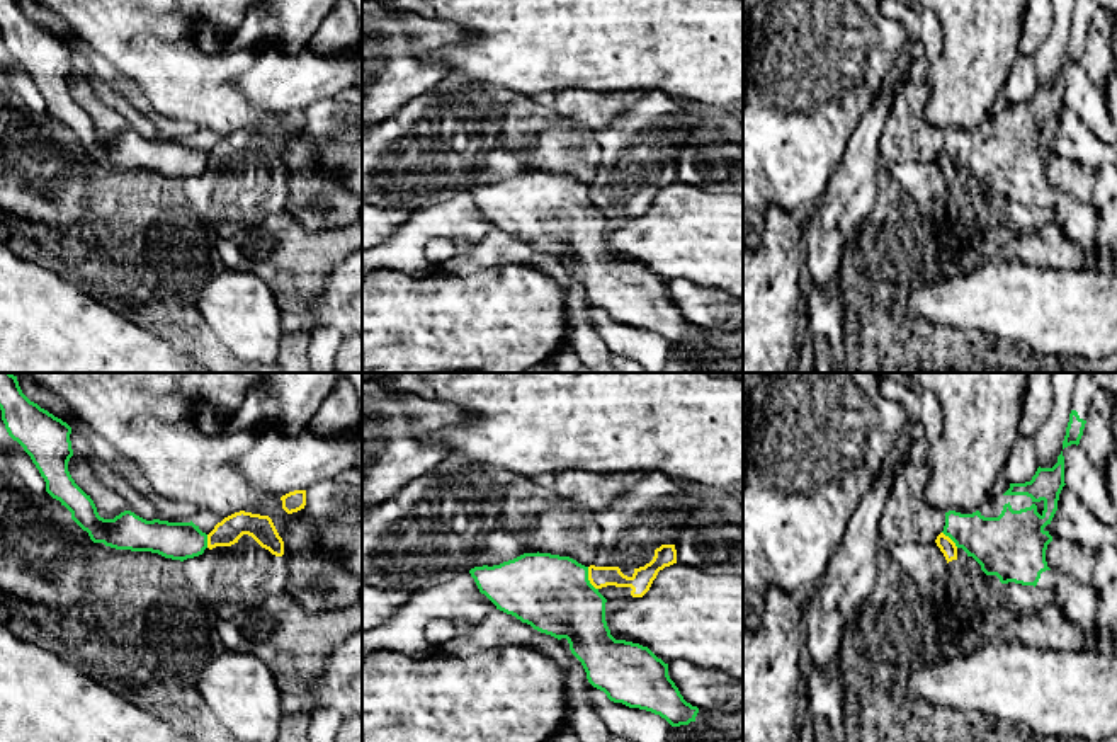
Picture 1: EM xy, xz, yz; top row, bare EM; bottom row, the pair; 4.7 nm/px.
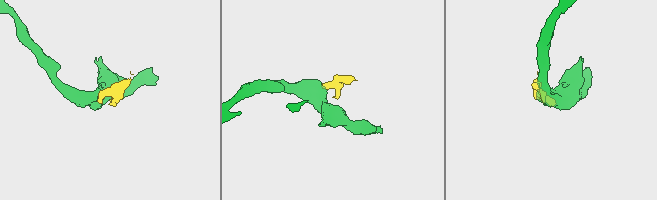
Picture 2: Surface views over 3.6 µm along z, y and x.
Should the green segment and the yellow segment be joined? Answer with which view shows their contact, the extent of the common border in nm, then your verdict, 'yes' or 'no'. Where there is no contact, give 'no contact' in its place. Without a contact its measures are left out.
xz | 120 nm | no

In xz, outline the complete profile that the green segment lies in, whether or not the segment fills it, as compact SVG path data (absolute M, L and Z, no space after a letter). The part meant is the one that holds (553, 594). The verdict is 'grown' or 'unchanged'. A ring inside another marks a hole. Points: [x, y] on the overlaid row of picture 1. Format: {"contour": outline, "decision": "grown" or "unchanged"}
{"contour": "M524 553L469 570L496 609L558 640L566 638L588 682L614 703L660 715L672 727L699 713L648 647L615 640L605 621L607 599L588 580L588 567L570 556Z", "decision": "unchanged"}

